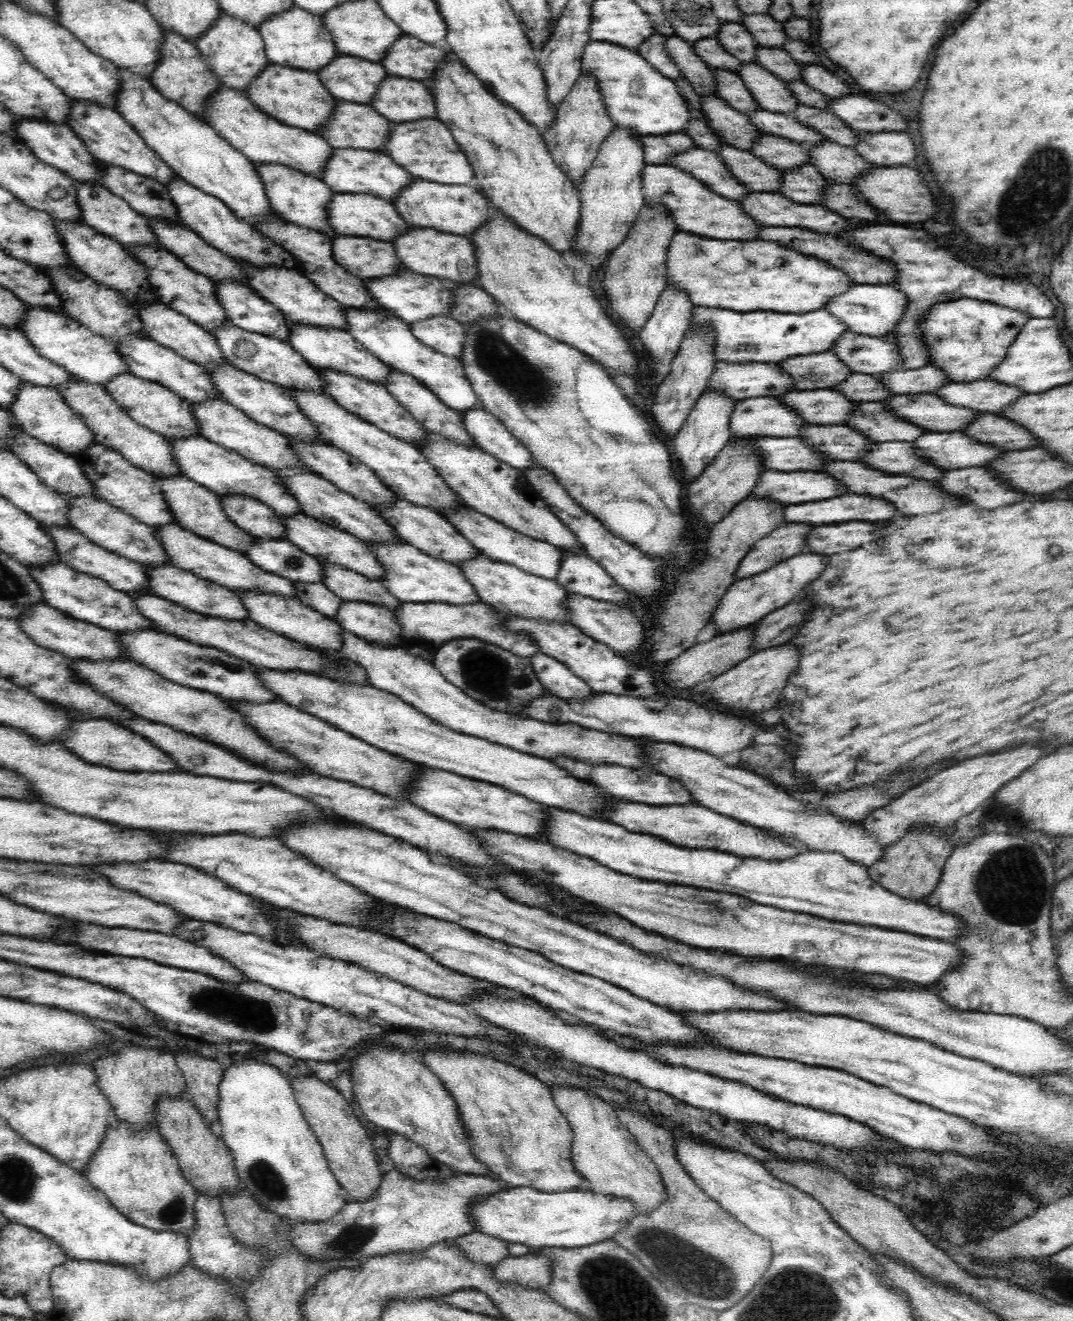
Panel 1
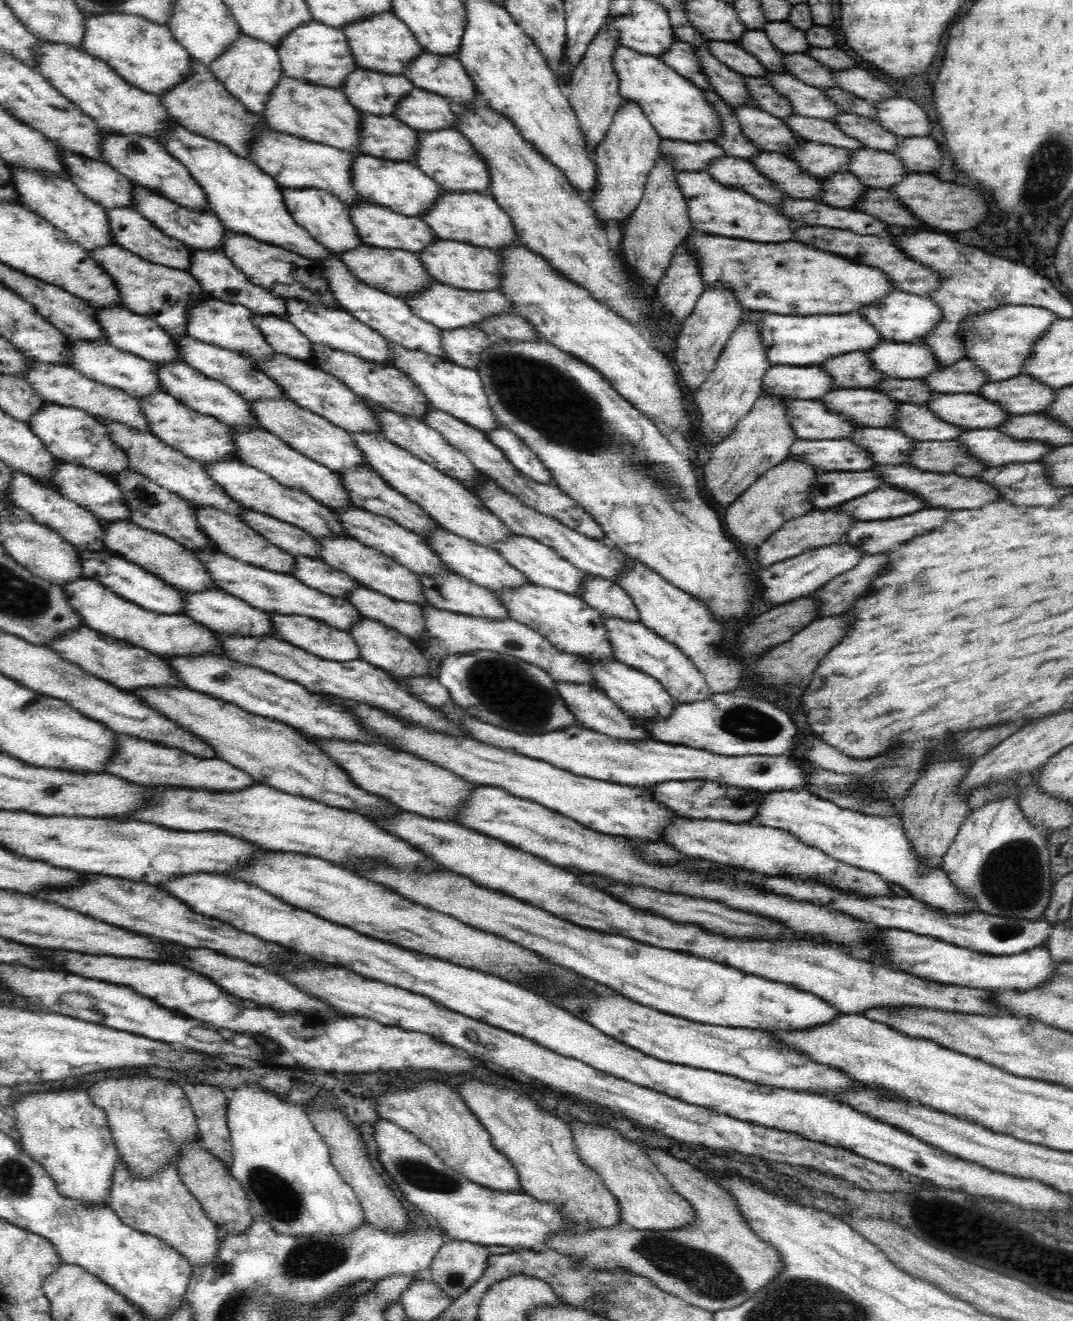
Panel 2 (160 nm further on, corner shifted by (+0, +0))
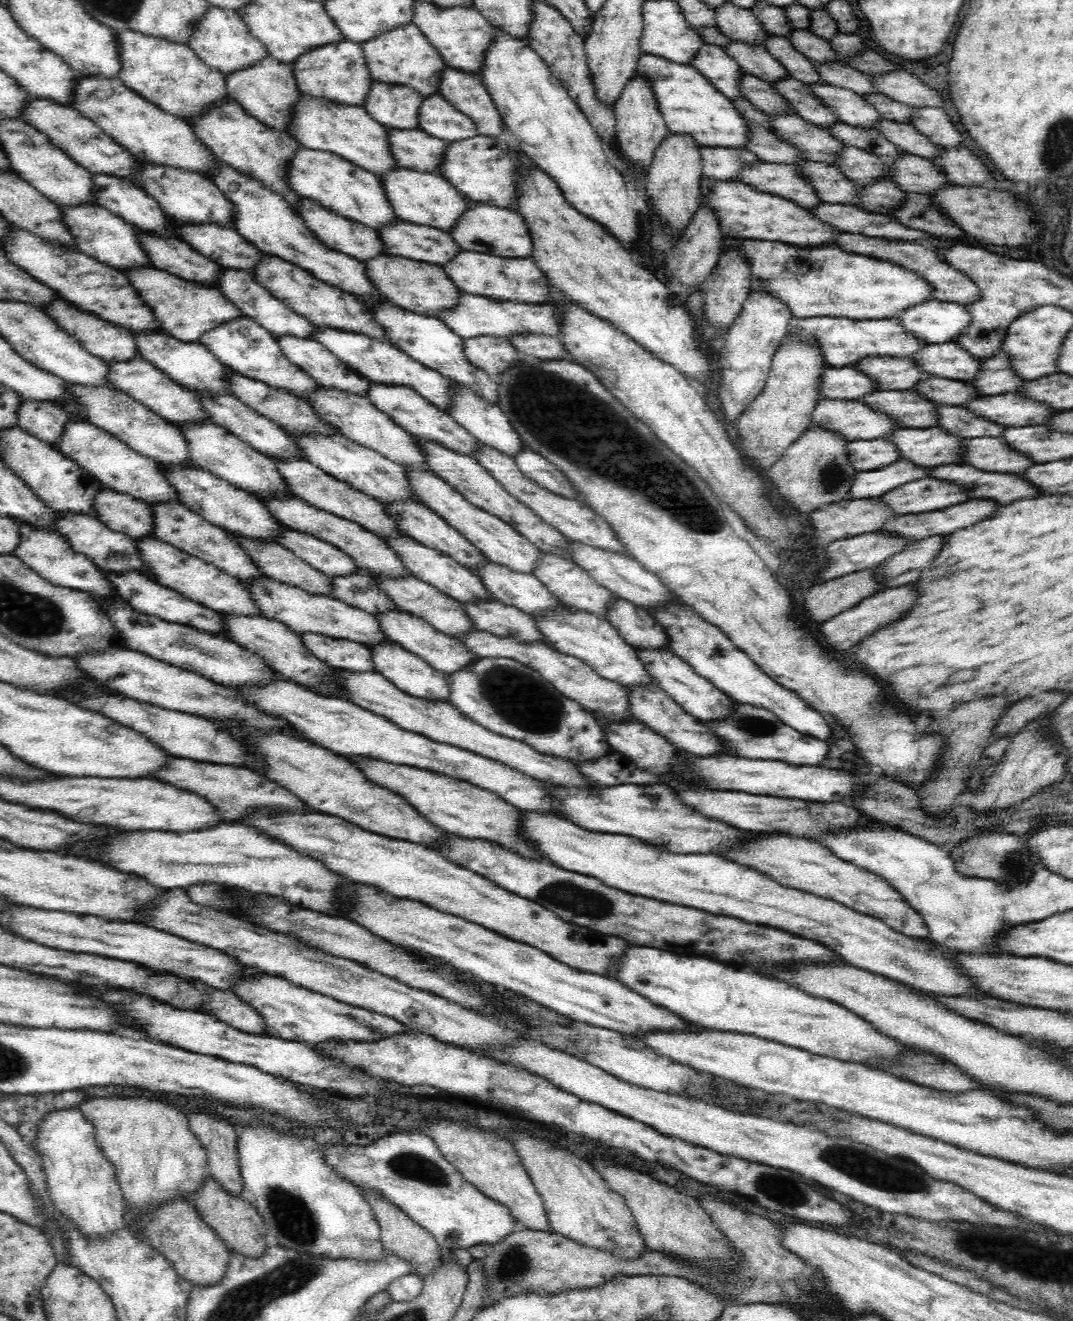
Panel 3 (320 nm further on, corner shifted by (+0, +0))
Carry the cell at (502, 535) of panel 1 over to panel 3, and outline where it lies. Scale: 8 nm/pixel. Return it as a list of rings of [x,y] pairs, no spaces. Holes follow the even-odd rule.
[[[540,552],[536,561],[534,575],[544,584],[552,595],[557,596],[562,604],[572,609],[594,613],[603,619],[607,619],[607,608],[612,602],[618,600],[613,592],[598,584],[589,572],[586,572],[575,561],[562,559],[554,553]]]

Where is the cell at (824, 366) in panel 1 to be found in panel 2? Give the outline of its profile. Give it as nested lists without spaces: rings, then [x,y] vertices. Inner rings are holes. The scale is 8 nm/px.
[[[867,351],[849,352],[824,361],[821,367],[828,373],[835,388],[875,389],[889,376],[880,372]]]

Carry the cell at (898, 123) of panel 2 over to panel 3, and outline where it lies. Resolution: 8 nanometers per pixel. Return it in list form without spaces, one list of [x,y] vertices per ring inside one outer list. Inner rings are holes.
[[[914,108],[911,126],[921,132],[929,141],[940,148],[967,148],[962,133],[944,108]]]

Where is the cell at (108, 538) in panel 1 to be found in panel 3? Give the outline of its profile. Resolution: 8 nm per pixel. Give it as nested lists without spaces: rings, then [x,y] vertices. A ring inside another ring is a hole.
[[[156,536],[140,538],[136,541],[136,550],[142,557],[147,570],[154,575],[159,585],[174,589],[186,598],[217,613],[237,614],[243,617],[260,617],[262,612],[255,606],[254,599],[246,582],[228,576],[222,569],[206,561],[161,541]]]

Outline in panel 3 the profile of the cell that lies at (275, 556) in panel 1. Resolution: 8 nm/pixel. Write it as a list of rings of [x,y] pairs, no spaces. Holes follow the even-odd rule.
[[[368,573],[332,577],[331,596],[354,608],[362,609],[371,615],[388,613],[397,609],[397,604],[390,600]]]

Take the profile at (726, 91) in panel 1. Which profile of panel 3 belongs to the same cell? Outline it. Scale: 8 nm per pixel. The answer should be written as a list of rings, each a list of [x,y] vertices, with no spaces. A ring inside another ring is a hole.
[[[788,77],[787,79],[773,83],[773,87],[777,90],[782,98],[788,101],[788,104],[794,108],[800,118],[821,124],[830,128],[838,123],[844,123],[839,120],[839,116],[828,110],[828,107],[818,98],[808,84],[804,84],[800,80]]]

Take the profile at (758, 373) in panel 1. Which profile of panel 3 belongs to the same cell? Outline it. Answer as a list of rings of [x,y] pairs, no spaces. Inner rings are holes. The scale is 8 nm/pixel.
[[[830,367],[819,376],[819,394],[834,401],[858,401],[879,390],[879,384],[852,367]]]

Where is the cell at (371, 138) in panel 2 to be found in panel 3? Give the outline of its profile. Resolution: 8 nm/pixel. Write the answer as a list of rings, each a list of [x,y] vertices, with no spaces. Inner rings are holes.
[[[389,129],[388,144],[395,163],[417,172],[440,174],[448,143],[421,129]]]

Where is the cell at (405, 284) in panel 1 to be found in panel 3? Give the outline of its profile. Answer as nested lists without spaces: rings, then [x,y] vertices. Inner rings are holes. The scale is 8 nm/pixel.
[[[462,293],[462,296],[450,309],[439,314],[442,322],[463,339],[479,336],[508,338],[516,335],[534,334],[554,337],[559,335],[559,319],[555,310],[546,305],[520,304],[518,301],[495,301],[488,297]]]

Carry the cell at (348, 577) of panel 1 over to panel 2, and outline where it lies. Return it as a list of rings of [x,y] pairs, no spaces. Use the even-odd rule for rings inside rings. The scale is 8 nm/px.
[[[360,584],[356,585],[346,596],[347,602],[352,603],[362,617],[370,617],[372,620],[381,621],[382,625],[392,628],[401,633],[412,642],[418,642],[424,636],[423,609],[418,605],[410,604],[409,601],[394,600],[393,597],[369,589]]]

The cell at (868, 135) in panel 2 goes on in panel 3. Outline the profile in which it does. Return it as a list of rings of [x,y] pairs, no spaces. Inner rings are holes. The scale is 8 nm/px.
[[[884,119],[879,121],[877,125],[872,125],[870,127],[875,128],[884,138],[887,138],[892,144],[896,145],[896,147],[904,150],[904,153],[908,153],[908,155],[932,159],[940,152],[940,147],[938,147],[938,145],[930,143],[930,141],[921,132],[916,131],[910,123],[897,123]]]

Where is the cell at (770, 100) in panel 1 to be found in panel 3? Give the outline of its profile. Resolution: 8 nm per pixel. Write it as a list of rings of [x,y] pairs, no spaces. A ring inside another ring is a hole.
[[[824,83],[810,87],[811,91],[828,107],[828,110],[839,116],[841,122],[850,126],[870,128],[884,120],[878,110],[865,100],[865,95]]]

